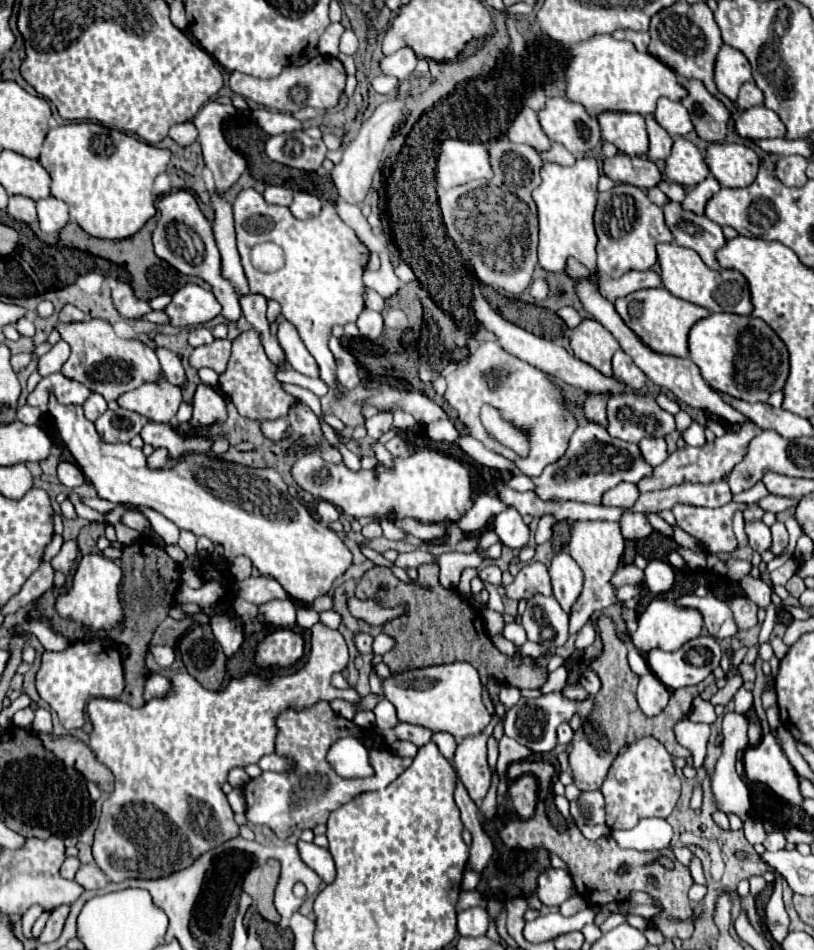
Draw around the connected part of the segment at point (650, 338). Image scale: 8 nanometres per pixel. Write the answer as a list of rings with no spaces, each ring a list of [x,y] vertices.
[[[656,287],[656,289],[640,289],[634,291],[614,303],[618,315],[622,321],[646,343],[656,353],[662,355],[672,355],[672,357],[686,357],[688,355],[688,333],[698,319],[706,319],[710,315],[708,309],[694,305],[690,301],[684,301],[680,297],[674,297],[666,287]]]

